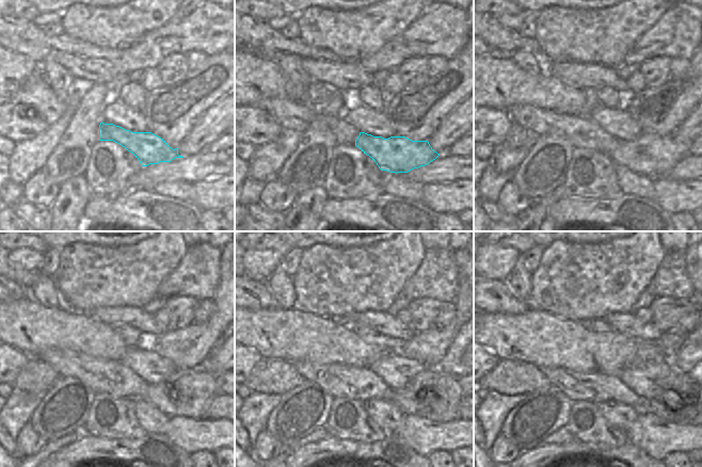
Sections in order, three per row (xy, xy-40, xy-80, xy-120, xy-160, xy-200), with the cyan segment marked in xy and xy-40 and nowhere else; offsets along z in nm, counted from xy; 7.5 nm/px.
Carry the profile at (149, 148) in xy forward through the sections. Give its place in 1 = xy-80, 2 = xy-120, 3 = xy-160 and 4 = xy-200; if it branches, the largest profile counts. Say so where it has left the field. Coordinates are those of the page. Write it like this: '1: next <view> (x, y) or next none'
1: next xy-80 (650, 155)
2: next xy-120 (189, 392)
3: next xy-160 (434, 395)
4: next xy-200 (684, 414)

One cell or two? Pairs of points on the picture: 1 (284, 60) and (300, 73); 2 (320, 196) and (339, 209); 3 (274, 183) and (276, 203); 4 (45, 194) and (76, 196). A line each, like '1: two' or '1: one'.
1: one
2: two
3: one
4: two

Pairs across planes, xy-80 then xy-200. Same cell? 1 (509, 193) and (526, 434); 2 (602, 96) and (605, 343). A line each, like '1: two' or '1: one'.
1: two
2: two

